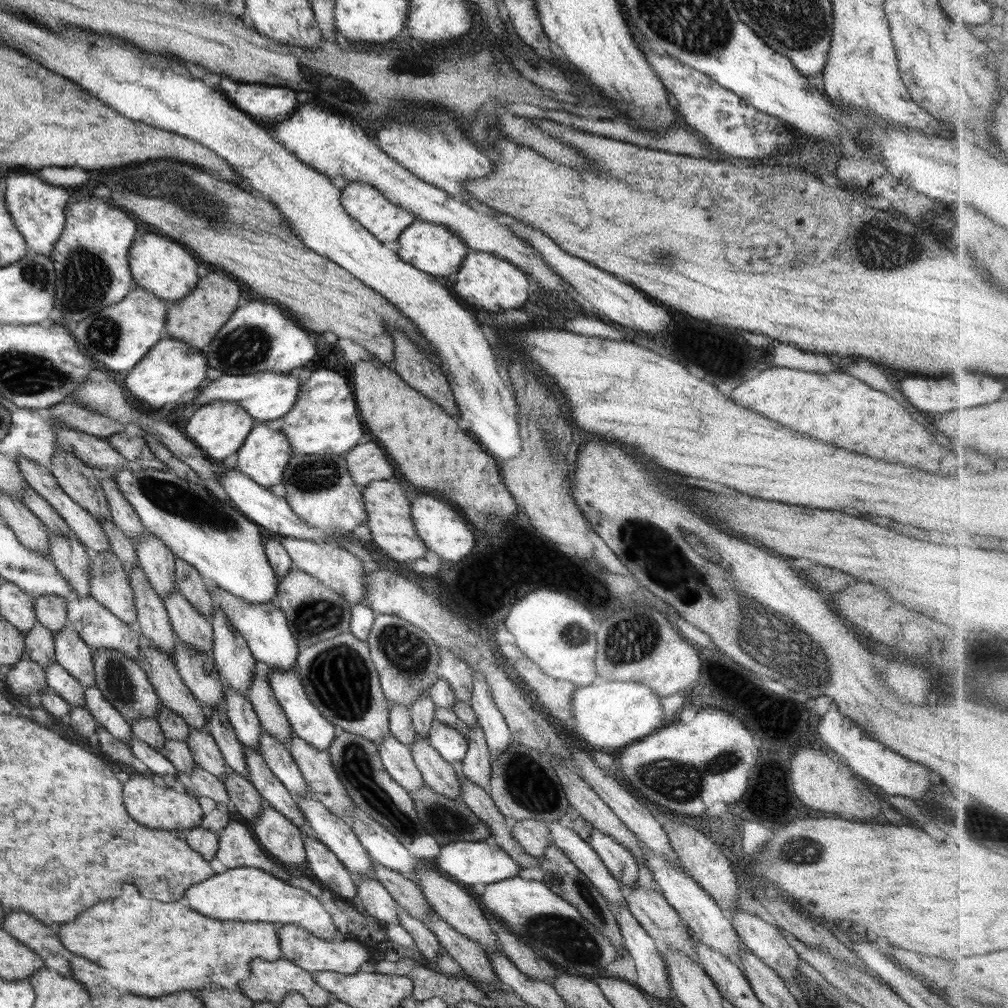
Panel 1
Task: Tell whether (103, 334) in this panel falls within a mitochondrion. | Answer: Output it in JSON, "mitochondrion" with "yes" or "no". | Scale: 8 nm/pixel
{"mitochondrion":"yes"}

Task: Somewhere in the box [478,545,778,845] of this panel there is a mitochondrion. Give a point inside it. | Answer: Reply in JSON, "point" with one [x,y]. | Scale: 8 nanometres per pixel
{"point":[674,782]}

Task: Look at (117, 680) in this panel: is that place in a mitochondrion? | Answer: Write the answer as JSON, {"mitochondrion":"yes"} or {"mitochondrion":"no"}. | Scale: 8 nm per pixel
{"mitochondrion":"yes"}

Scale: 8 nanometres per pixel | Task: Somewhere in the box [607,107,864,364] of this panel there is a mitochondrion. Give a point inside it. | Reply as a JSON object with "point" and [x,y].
{"point":[668,259]}

